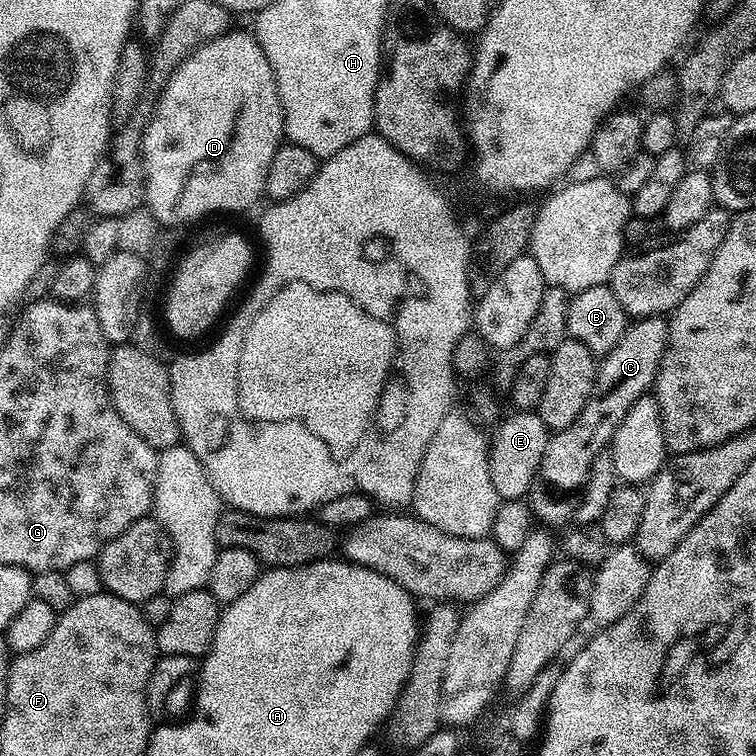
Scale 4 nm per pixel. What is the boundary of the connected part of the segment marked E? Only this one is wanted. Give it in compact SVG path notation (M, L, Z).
M513 411L511 415L505 415L495 425L496 433L490 436L489 470L494 489L501 500L522 500L532 491L532 483L542 462L542 454L546 454L550 430L535 411Z

